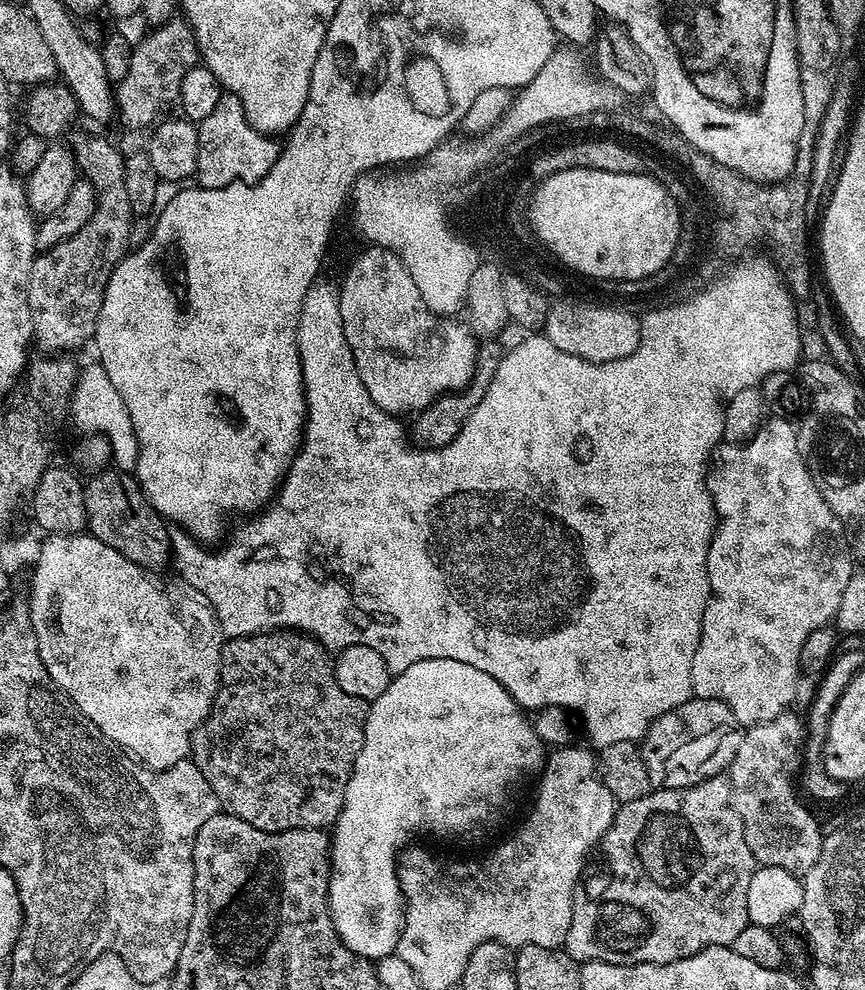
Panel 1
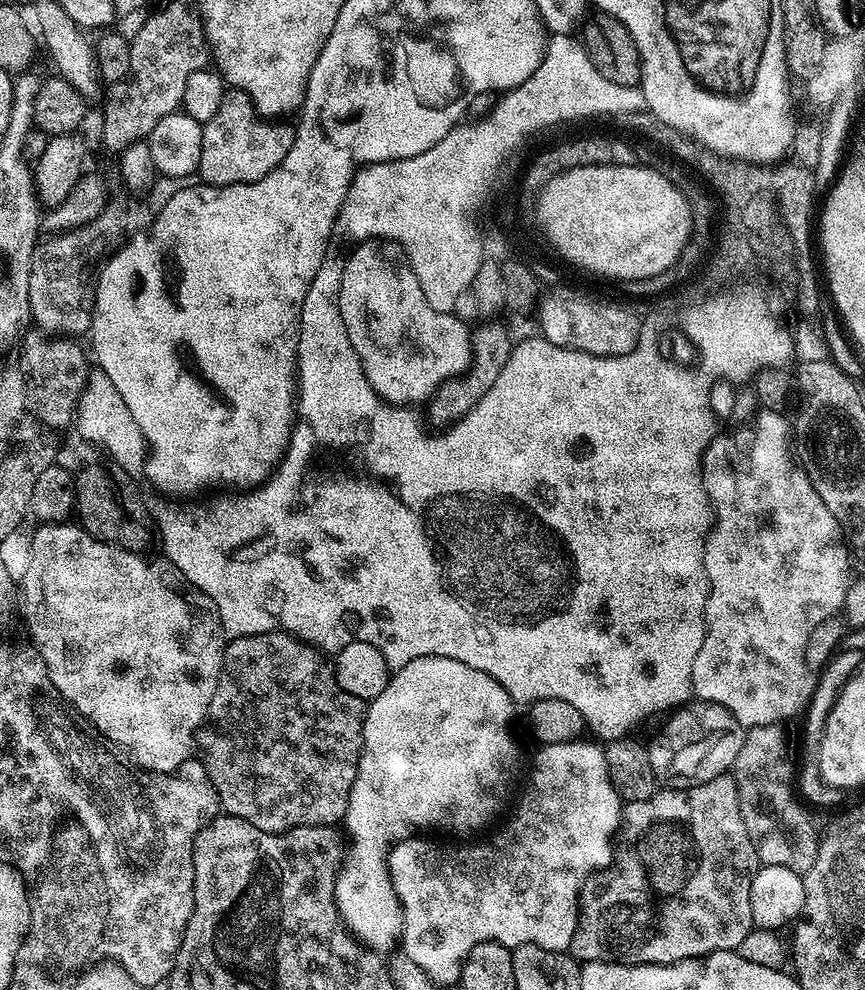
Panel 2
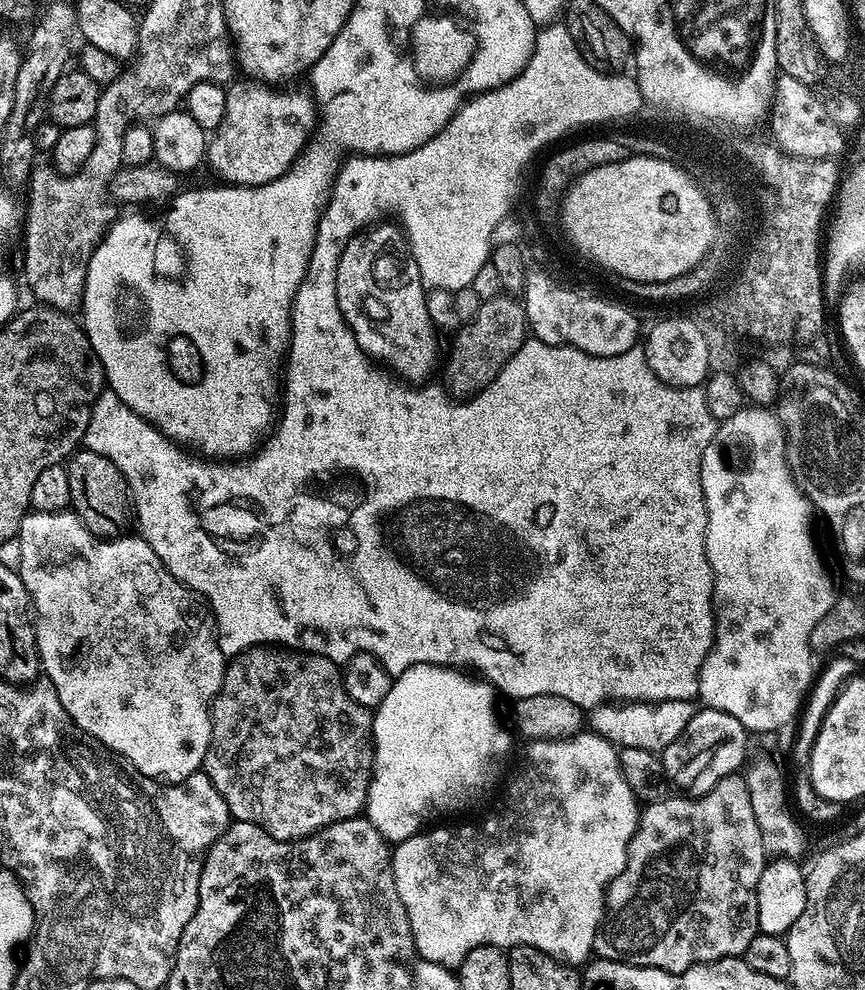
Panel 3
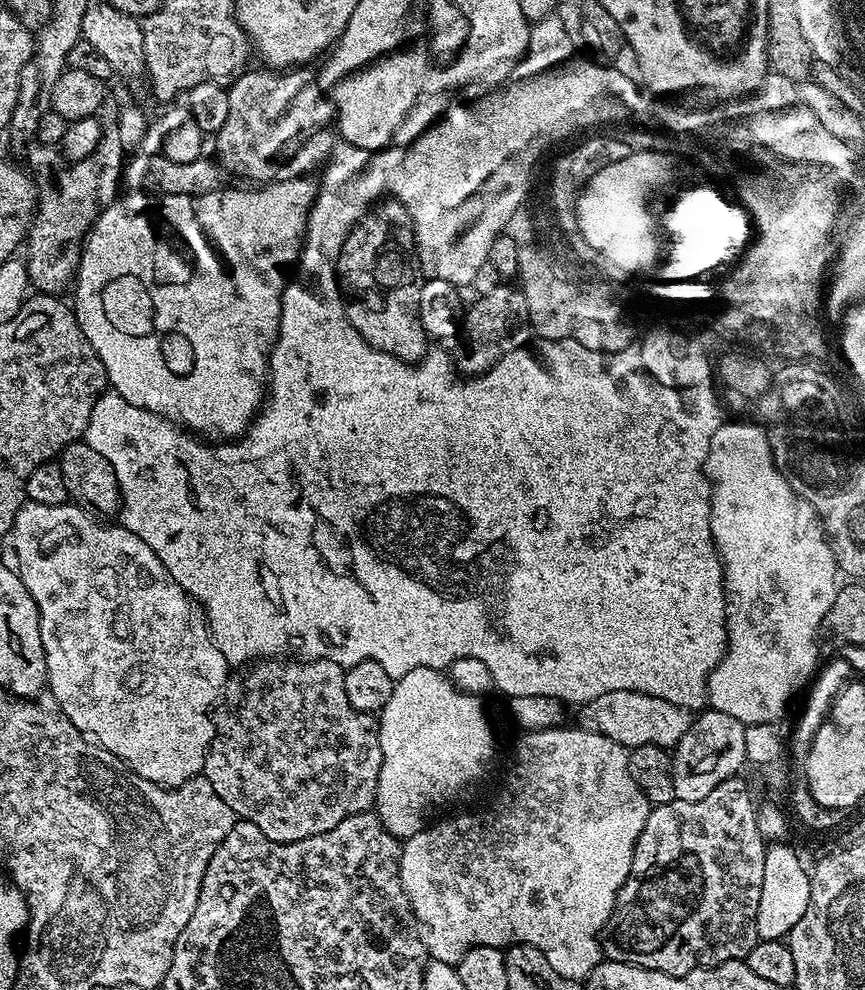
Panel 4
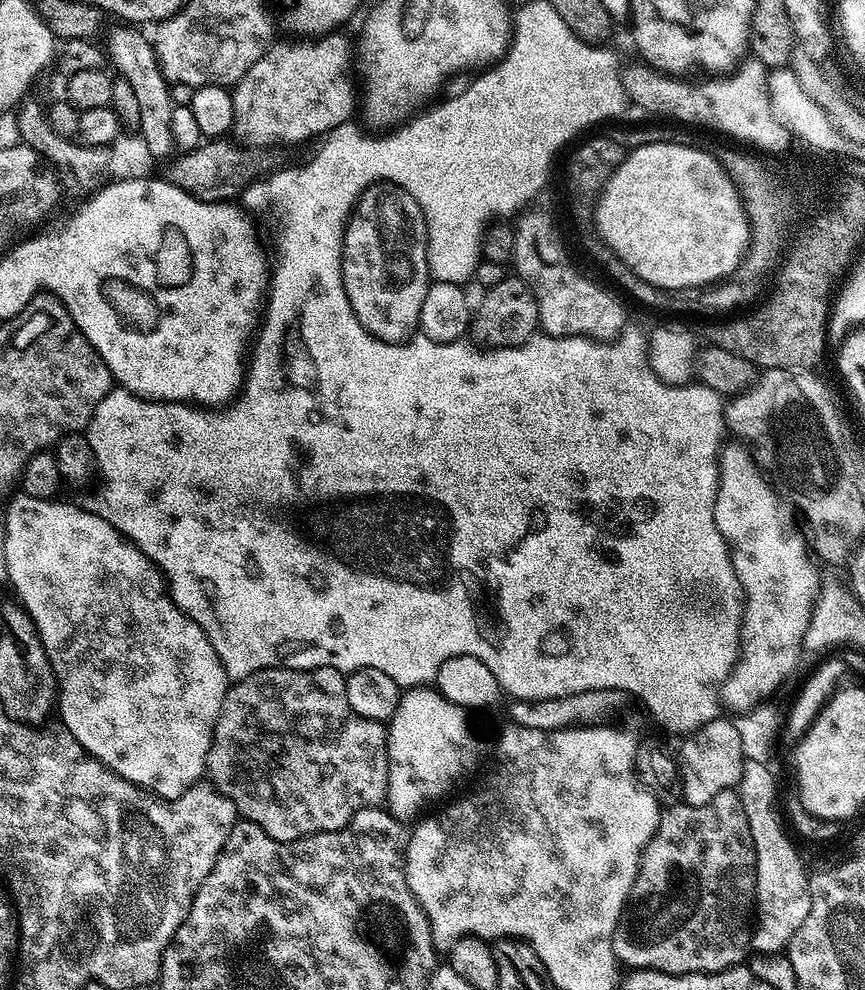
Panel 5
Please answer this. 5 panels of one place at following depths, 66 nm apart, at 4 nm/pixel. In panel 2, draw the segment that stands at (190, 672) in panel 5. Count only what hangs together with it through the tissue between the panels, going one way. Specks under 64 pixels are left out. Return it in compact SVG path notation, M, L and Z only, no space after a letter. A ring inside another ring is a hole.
M76 522L62 524L40 524L32 536L32 557L28 560L28 569L22 576L22 616L28 623L28 632L36 643L35 651L48 668L54 686L62 694L62 698L75 711L79 712L100 735L112 741L117 749L128 748L127 755L139 767L153 774L171 774L193 759L194 749L198 744L198 733L205 723L208 707L214 698L214 690L220 681L220 671L224 665L225 641L220 641L222 629L220 615L216 612L214 602L206 594L195 590L180 592L184 587L183 579L167 559L148 560L143 553L128 551L119 545L107 544L97 540L84 531Z

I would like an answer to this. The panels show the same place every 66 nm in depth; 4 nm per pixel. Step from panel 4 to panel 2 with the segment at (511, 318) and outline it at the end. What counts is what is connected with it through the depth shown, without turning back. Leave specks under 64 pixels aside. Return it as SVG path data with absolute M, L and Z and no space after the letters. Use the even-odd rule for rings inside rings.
M488 318L485 324L480 324L471 329L471 346L472 357L460 376L452 376L449 380L444 380L438 386L438 390L432 395L431 400L427 401L426 409L432 414L436 420L445 420L445 425L451 426L460 420L466 414L470 414L470 410L474 410L474 406L478 406L478 402L482 402L482 398L486 394L486 390L490 390L490 386L494 386L498 374L502 374L502 366L506 366L506 362L510 358L514 347L514 339L508 333L508 328L504 324L499 324L496 318Z

